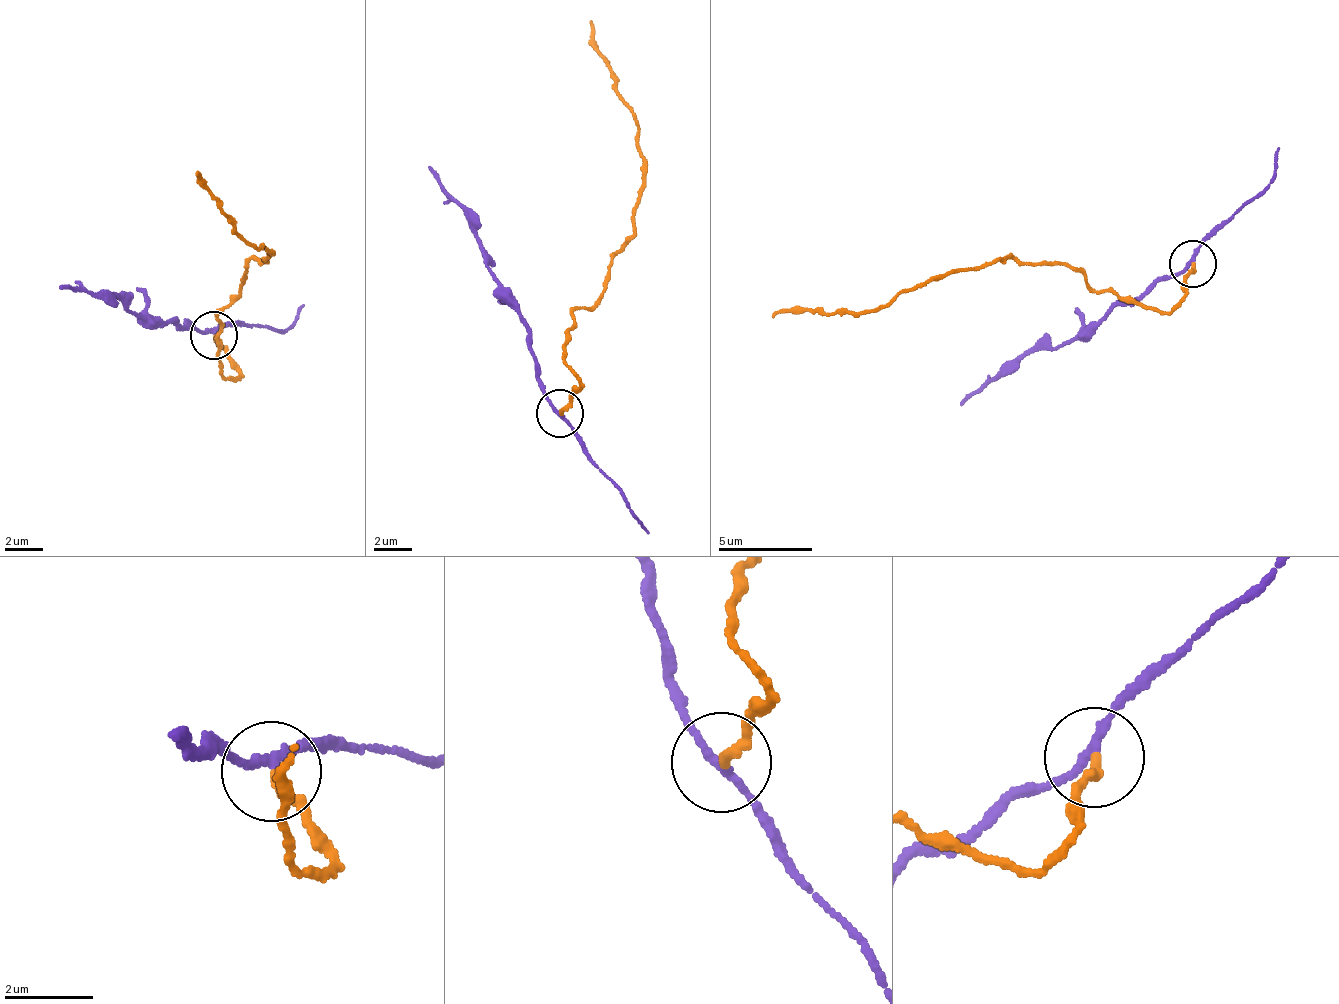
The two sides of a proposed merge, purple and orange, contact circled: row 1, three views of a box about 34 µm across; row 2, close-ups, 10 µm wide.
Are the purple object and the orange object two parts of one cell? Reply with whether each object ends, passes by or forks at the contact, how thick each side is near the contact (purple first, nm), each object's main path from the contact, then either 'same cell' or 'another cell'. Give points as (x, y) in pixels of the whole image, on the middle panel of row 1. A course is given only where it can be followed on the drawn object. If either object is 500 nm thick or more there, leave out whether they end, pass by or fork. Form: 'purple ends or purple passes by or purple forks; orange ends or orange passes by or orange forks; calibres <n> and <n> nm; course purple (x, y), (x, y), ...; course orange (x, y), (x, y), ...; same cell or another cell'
purple passes by; orange ends; calibres 180 and 200 nm; course purple (561, 414), (530, 351), (530, 331), (503, 284), (489, 268), (474, 215), (430, 167); course orange (561, 414), (578, 386), (564, 333), (601, 291), (644, 176), (632, 107), (597, 51), (592, 20); another cell

